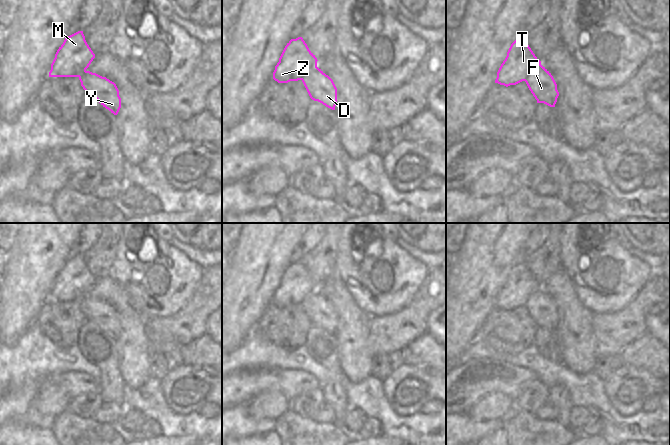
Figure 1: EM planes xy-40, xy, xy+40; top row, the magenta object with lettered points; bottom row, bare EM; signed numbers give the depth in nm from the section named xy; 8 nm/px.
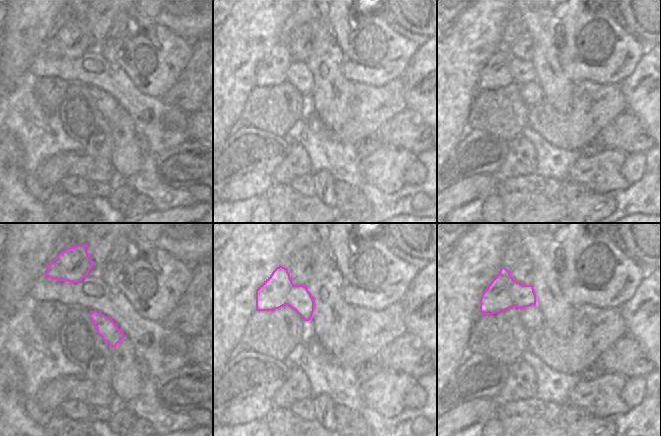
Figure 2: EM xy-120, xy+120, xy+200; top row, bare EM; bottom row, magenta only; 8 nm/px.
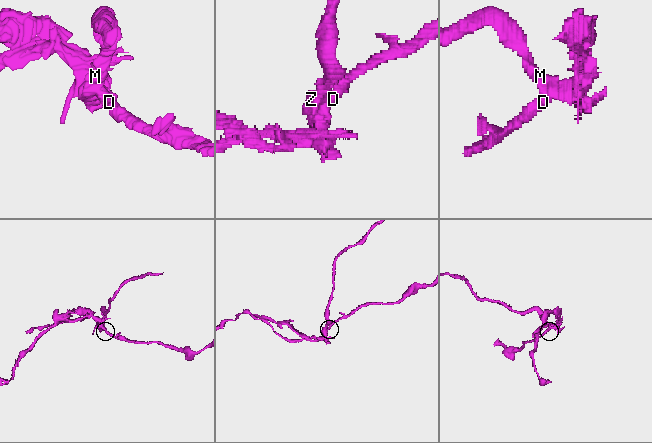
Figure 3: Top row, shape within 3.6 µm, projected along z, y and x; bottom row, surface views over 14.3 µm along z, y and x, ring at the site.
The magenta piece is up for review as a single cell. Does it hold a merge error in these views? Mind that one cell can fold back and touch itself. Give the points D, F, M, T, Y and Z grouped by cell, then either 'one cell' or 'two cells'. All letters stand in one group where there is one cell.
D F Y / M T Z; two cells

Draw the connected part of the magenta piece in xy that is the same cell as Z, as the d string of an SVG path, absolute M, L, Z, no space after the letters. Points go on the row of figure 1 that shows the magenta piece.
M302 37L291 39L275 66L273 79L278 83L301 80L308 71L317 67L317 61Z

